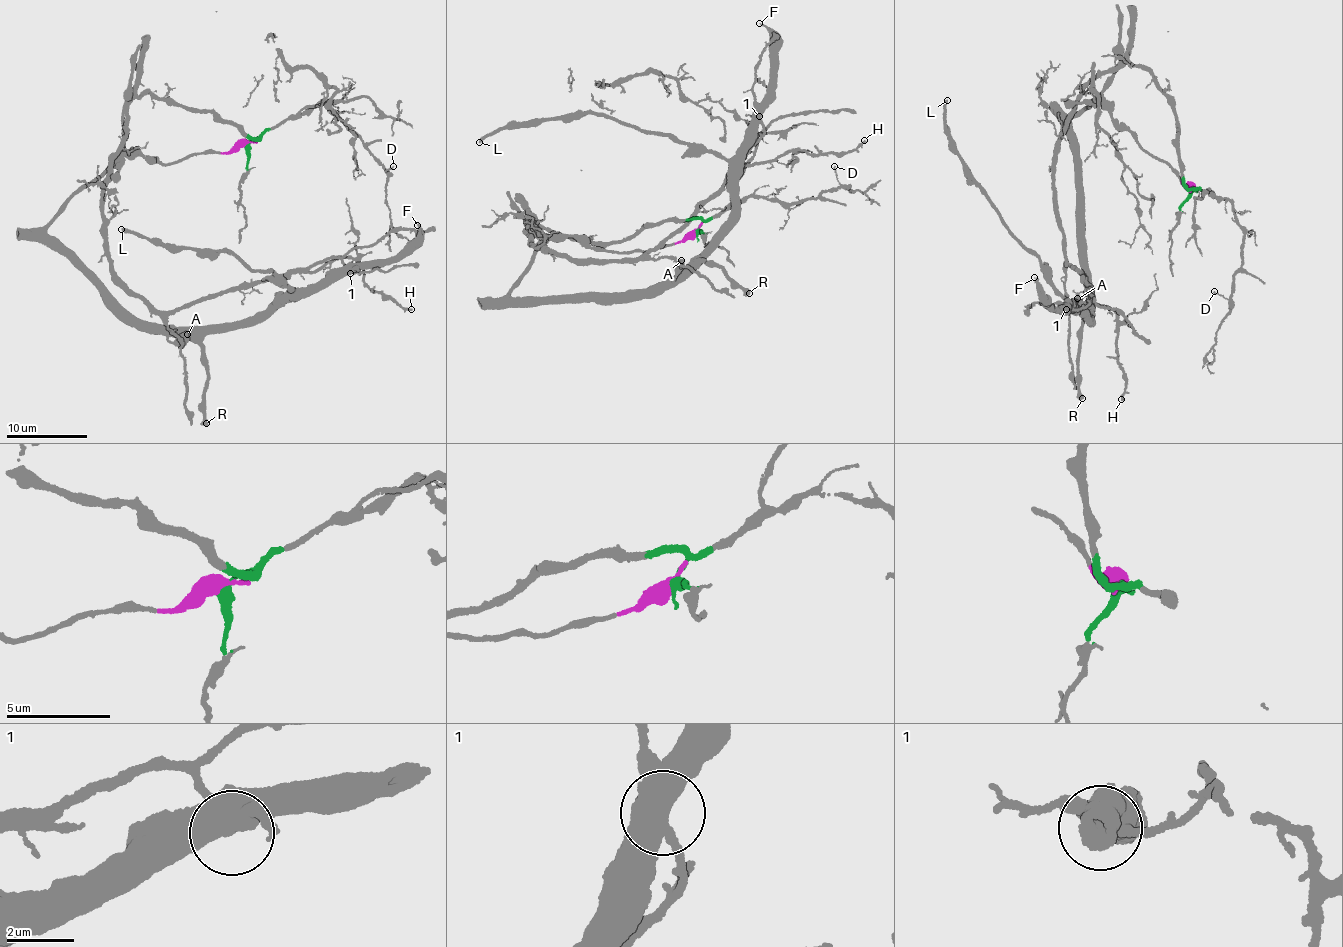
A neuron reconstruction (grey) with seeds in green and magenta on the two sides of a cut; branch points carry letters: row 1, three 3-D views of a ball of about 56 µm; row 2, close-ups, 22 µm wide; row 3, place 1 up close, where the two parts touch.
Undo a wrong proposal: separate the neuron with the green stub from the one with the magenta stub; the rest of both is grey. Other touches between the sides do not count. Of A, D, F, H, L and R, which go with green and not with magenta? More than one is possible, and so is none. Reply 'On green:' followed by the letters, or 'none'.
On green: D, H

